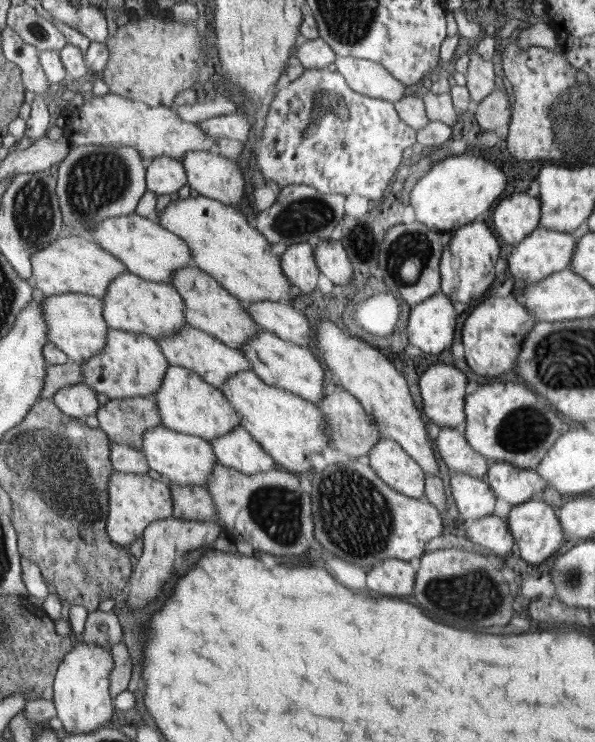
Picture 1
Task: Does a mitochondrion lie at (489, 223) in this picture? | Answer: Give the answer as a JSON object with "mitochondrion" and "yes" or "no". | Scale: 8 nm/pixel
{"mitochondrion":"no"}

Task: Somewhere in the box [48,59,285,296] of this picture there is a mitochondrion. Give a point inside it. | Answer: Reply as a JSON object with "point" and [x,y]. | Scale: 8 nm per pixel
{"point":[97,179]}

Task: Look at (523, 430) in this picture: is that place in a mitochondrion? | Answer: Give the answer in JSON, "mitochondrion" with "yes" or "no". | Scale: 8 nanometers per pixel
{"mitochondrion":"yes"}

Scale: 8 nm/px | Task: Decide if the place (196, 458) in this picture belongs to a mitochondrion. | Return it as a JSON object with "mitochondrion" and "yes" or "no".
{"mitochondrion":"no"}

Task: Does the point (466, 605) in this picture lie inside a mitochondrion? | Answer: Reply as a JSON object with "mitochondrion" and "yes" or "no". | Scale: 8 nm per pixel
{"mitochondrion":"yes"}

